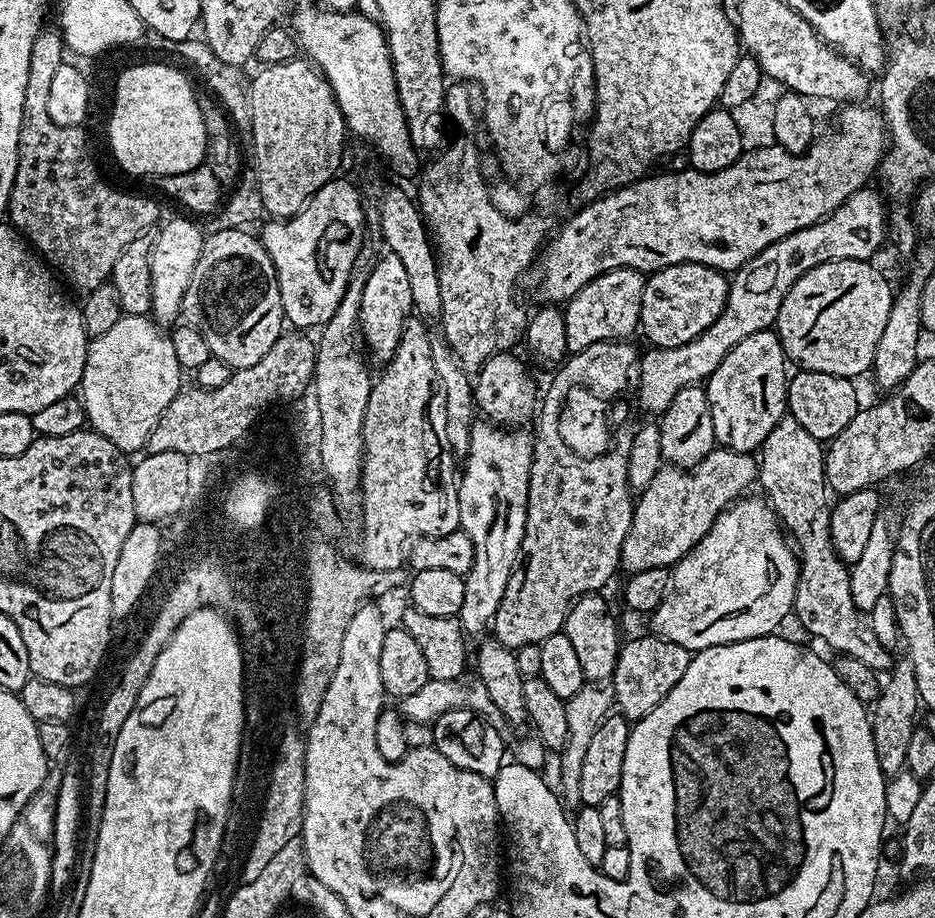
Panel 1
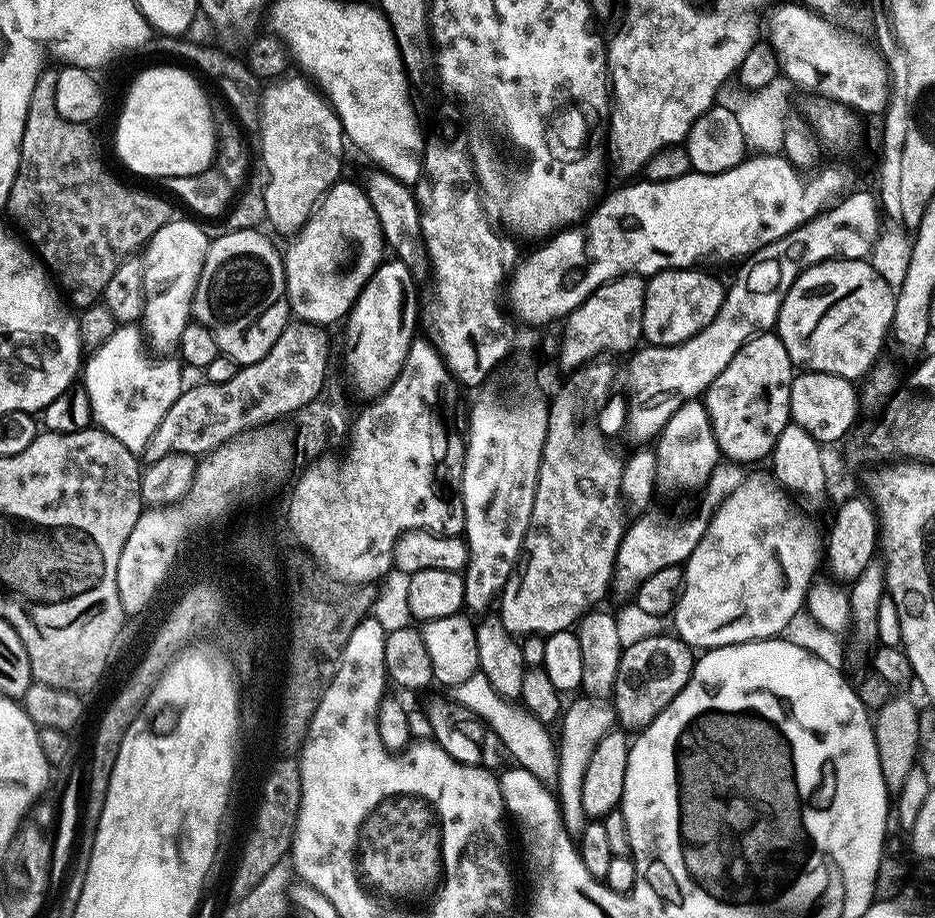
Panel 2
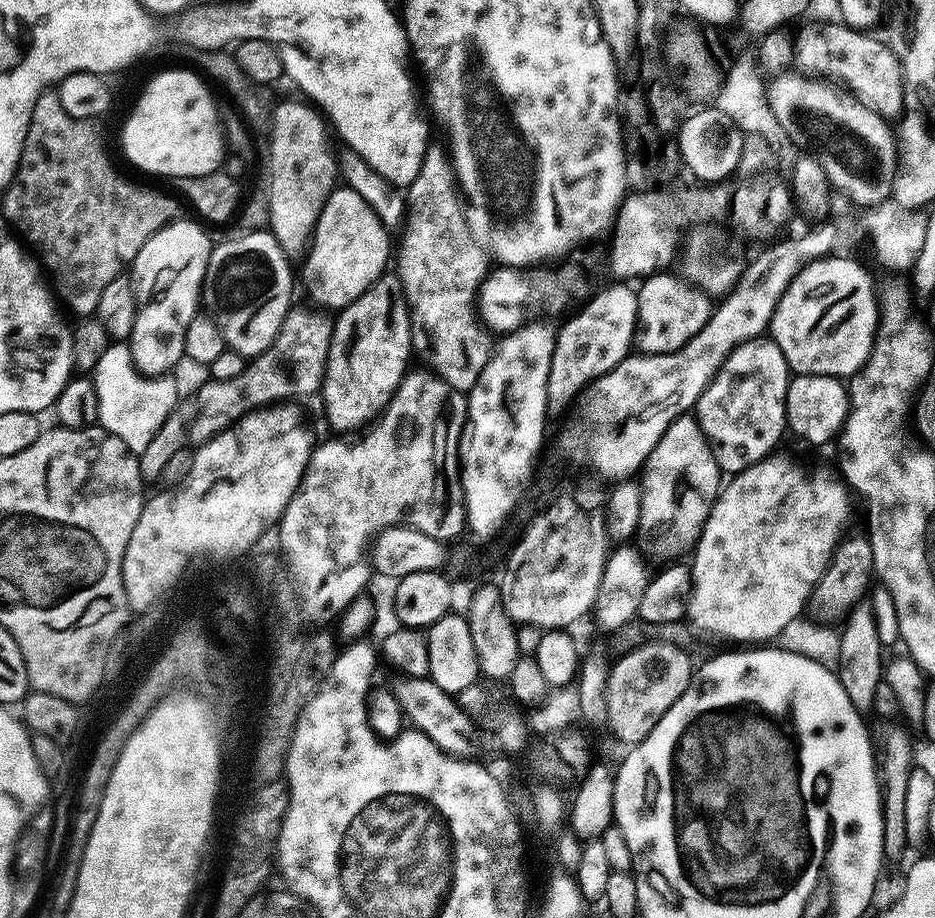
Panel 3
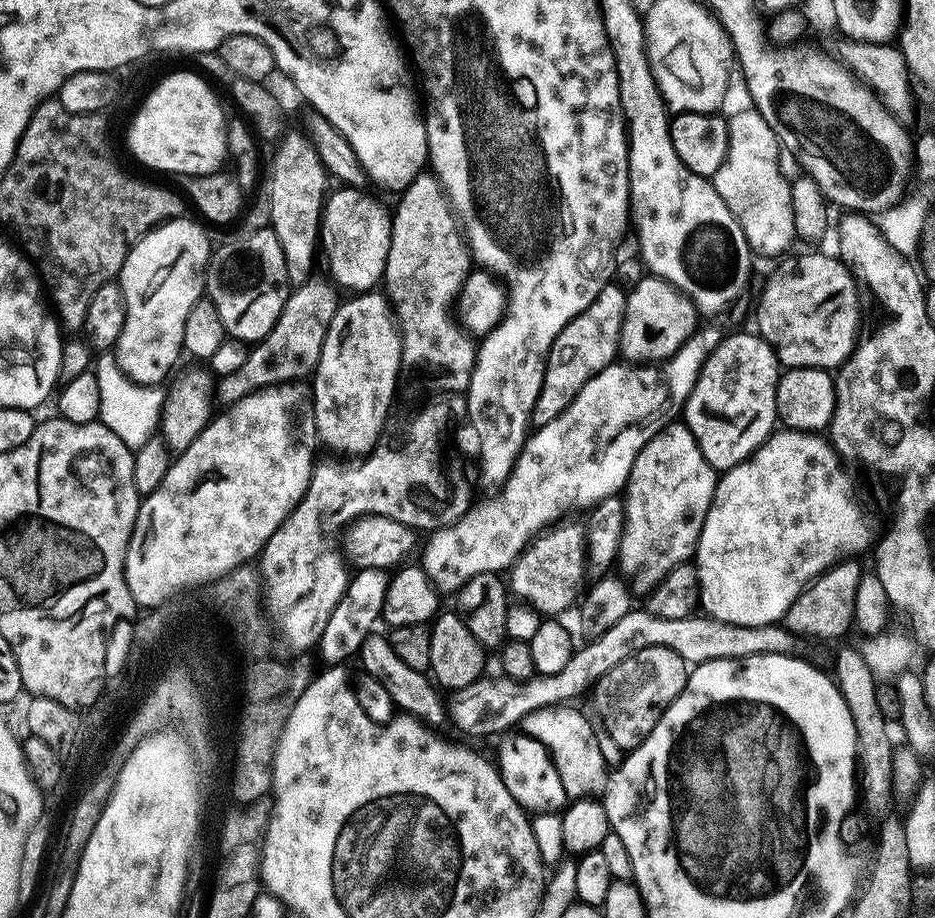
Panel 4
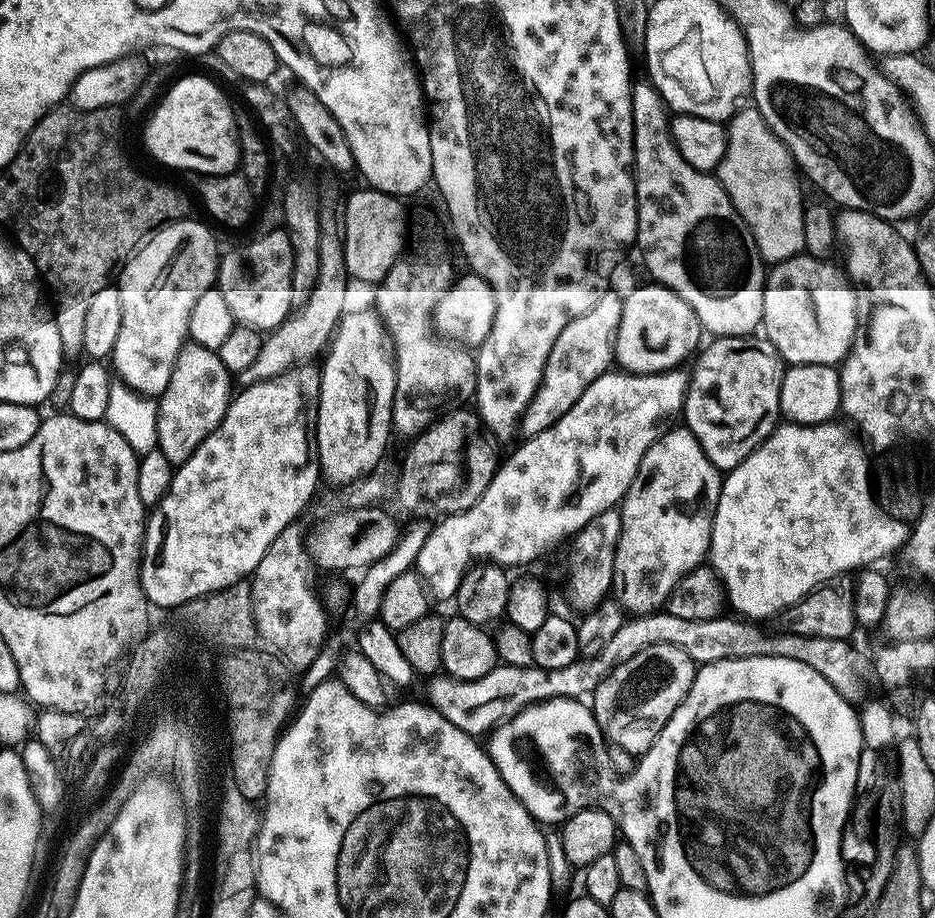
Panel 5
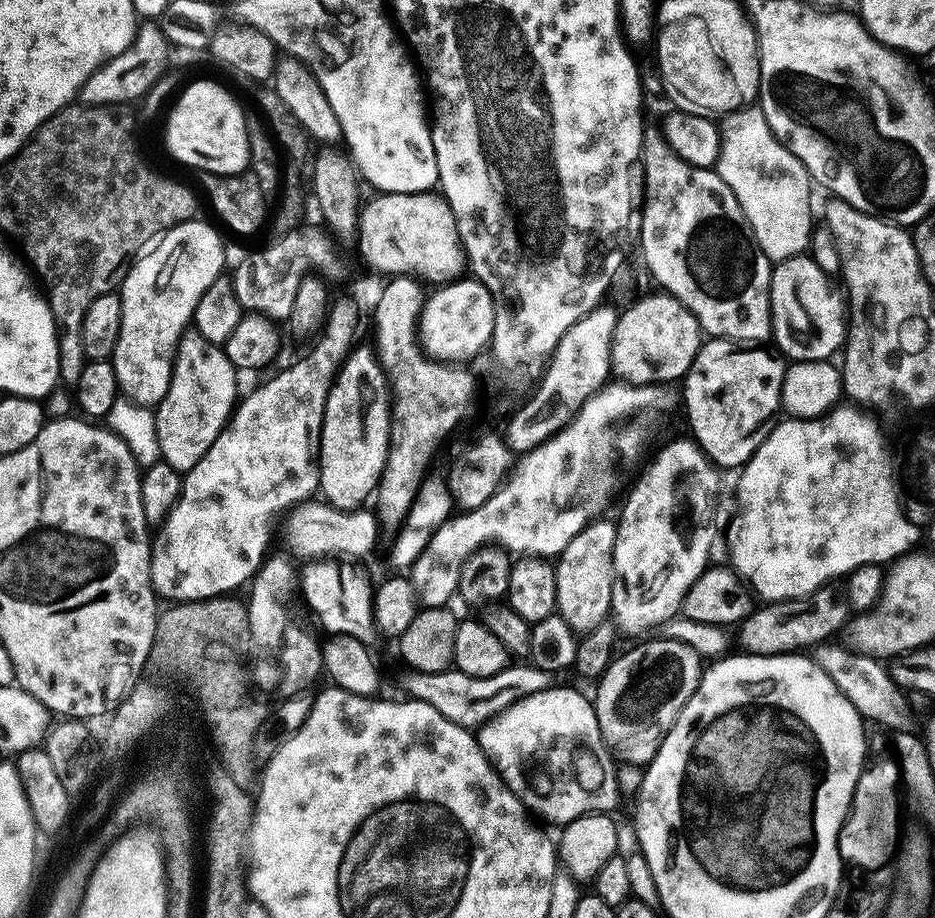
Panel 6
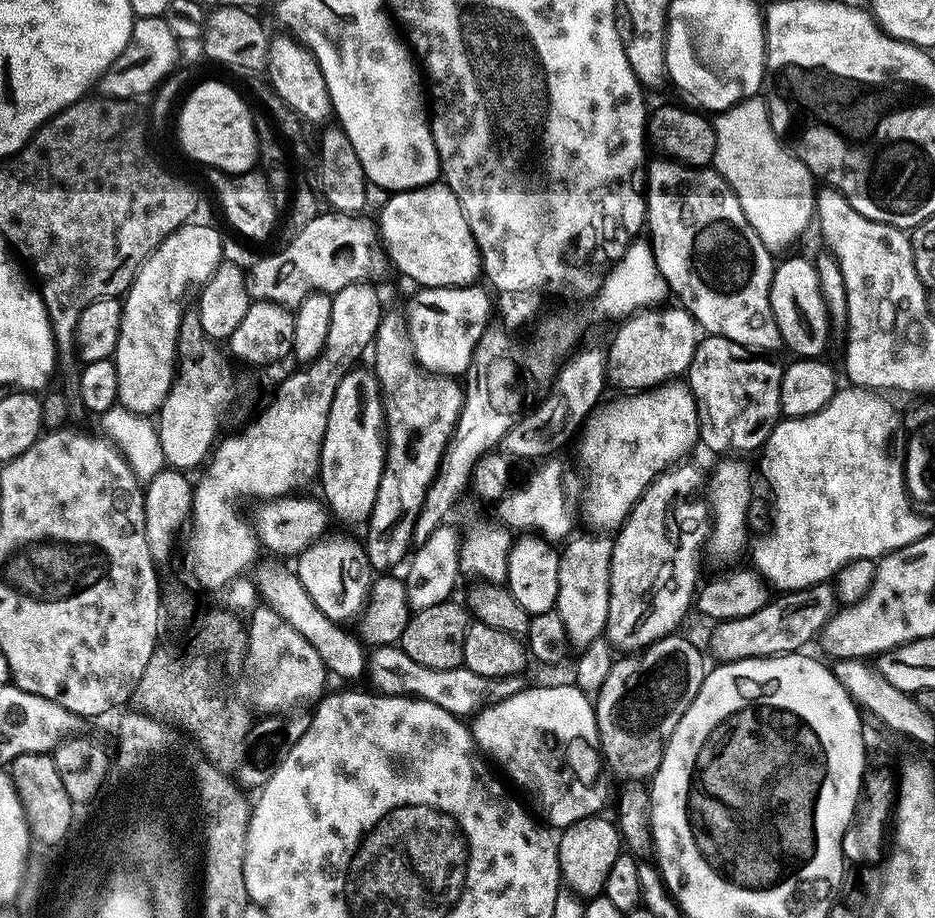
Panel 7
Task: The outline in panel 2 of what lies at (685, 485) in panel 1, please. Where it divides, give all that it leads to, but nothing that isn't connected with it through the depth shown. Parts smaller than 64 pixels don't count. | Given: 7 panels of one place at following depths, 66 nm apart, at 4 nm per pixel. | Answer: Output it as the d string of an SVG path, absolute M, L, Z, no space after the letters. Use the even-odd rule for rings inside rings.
M732 462L717 465L711 478L704 487L703 498L698 514L689 522L662 522L656 518L644 516L638 518L633 525L625 529L625 534L616 551L616 566L612 569L610 588L620 588L620 594L615 598L617 603L629 601L640 588L642 581L658 570L677 567L685 563L690 554L697 548L698 542L704 537L705 531L721 500L732 493L742 479L741 469ZM740 471L740 472L739 472Z

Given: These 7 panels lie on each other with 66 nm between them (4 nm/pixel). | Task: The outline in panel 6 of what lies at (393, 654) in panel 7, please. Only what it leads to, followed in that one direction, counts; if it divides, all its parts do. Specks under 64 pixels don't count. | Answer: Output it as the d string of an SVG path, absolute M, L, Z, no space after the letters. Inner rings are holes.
M509 666L503 668L498 674L485 676L481 680L476 679L475 676L468 676L465 672L459 670L449 670L447 672L413 672L408 670L405 673L405 676L400 680L400 684L408 691L405 693L411 699L421 700L430 706L434 706L434 710L438 710L438 714L442 714L450 722L469 730L479 729L481 724L496 716L504 708L509 708L515 700L521 700L523 696L529 696L535 692L543 692L550 684L549 677L541 668L531 666L525 666L525 668Z

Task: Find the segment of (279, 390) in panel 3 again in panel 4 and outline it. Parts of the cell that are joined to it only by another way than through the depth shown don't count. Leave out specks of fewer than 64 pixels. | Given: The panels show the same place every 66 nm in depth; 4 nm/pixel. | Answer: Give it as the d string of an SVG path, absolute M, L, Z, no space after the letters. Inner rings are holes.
M313 278L299 285L289 295L284 303L284 313L272 327L270 334L266 334L263 340L255 345L256 348L253 347L249 351L246 362L242 362L242 366L238 366L234 374L219 381L218 388L219 391L220 388L224 391L225 405L236 404L243 396L249 396L250 393L258 392L262 388L294 382L304 378L304 375L307 377L315 369L320 361L328 327L332 325L338 307L337 289L329 284L319 278Z

